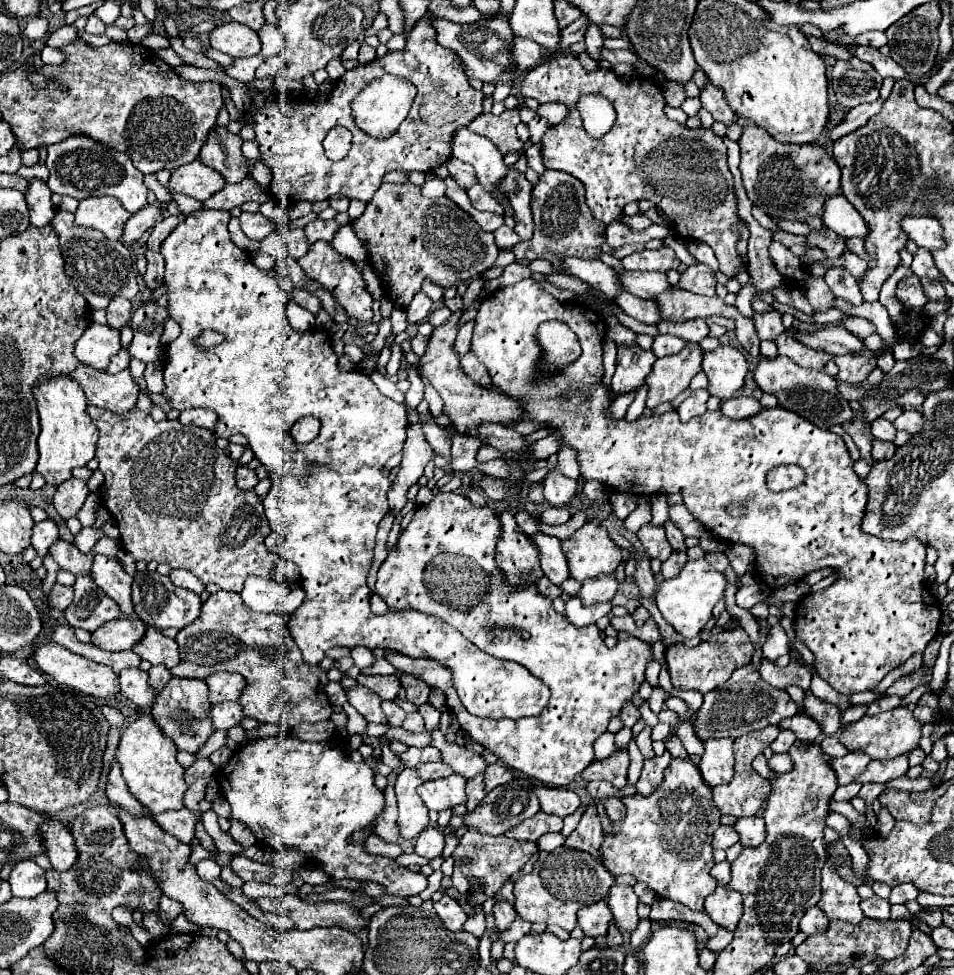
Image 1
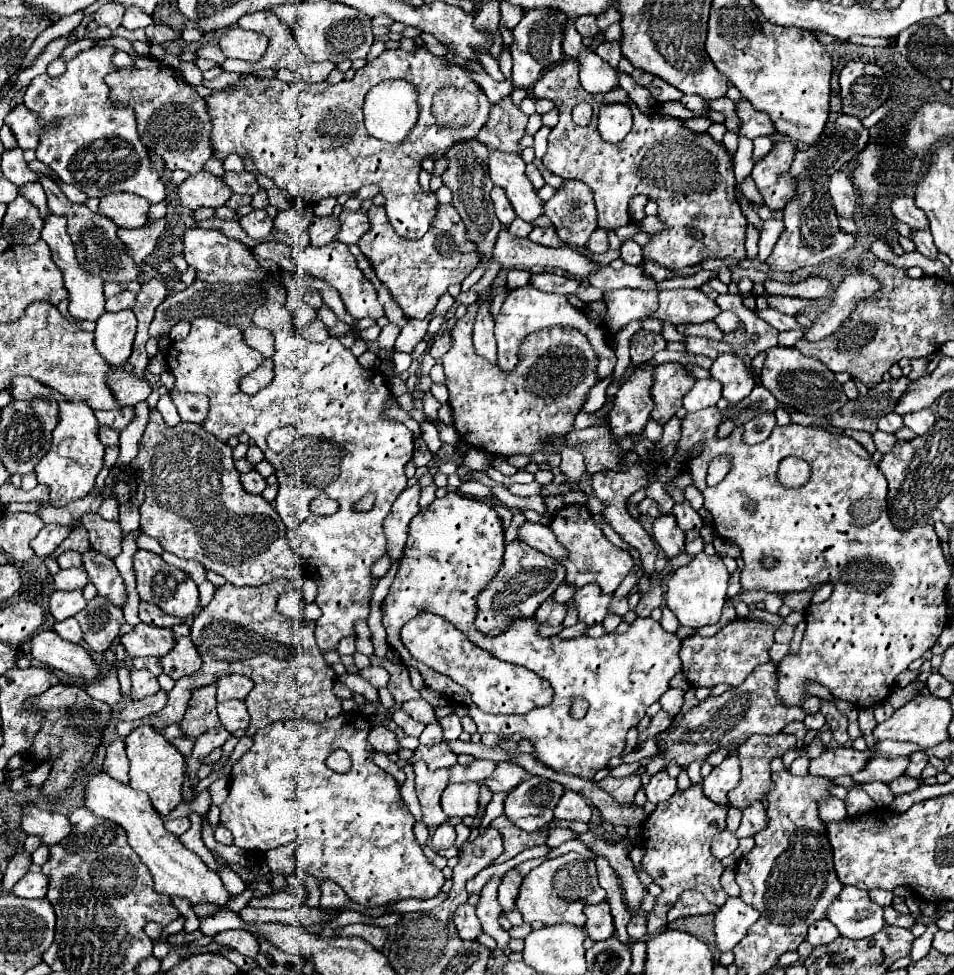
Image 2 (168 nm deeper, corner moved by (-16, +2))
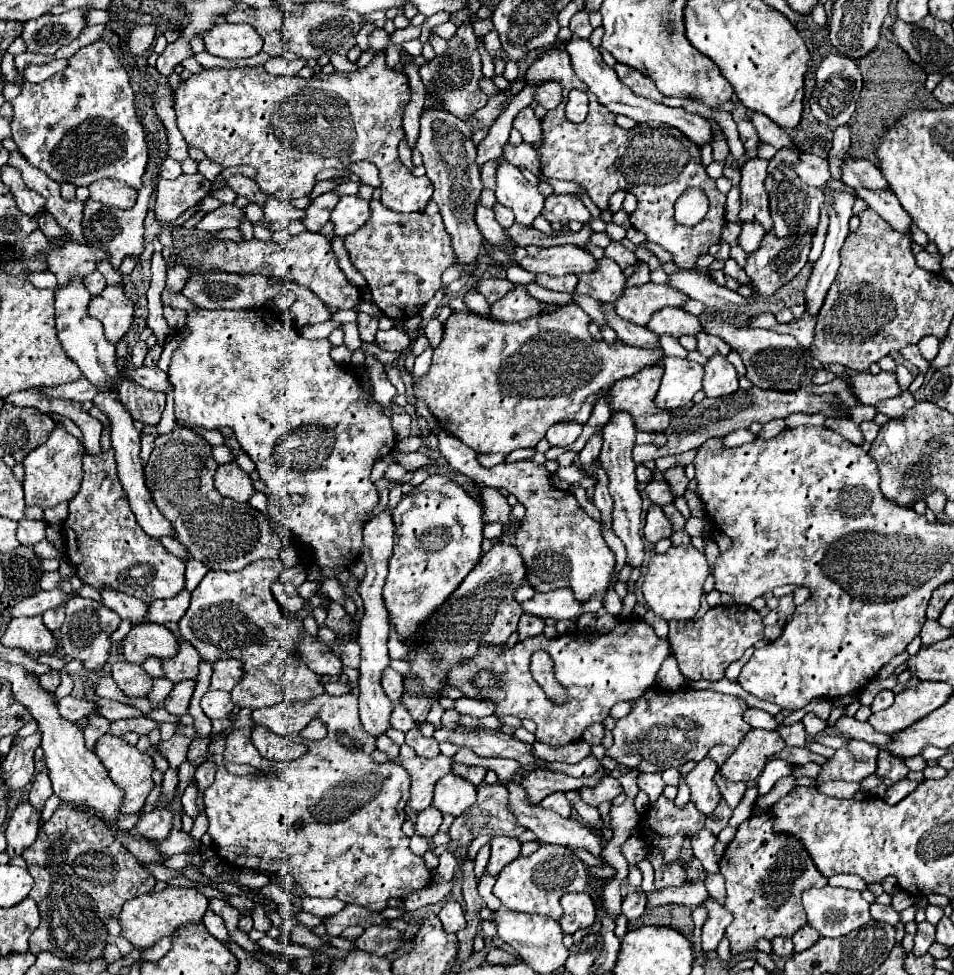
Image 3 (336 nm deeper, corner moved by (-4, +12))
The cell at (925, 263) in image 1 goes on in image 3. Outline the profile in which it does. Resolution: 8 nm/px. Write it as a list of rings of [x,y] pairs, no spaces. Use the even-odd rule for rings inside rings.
[[[858,191],[858,197],[868,203],[870,209],[874,209],[884,221],[888,221],[896,231],[910,235],[912,229],[912,217],[910,213],[900,205],[898,197],[892,191]]]

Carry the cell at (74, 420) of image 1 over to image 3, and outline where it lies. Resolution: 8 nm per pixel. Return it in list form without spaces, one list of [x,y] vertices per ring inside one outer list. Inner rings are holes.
[[[56,423],[48,441],[28,453],[22,461],[26,477],[24,477],[24,493],[26,493],[26,505],[38,505],[42,509],[54,507],[62,501],[70,501],[82,481],[82,457],[84,457],[84,445],[80,445],[80,439],[70,435],[64,425]]]

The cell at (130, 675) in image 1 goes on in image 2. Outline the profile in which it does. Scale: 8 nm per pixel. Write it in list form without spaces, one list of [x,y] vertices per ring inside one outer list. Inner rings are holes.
[[[132,669],[130,679],[132,679],[132,689],[130,689],[132,699],[142,699],[142,697],[148,697],[148,695],[154,695],[160,691],[158,679],[150,671]]]

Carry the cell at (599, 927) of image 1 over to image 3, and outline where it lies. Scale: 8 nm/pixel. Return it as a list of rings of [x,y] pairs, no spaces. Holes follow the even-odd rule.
[[[566,893],[560,903],[564,907],[564,915],[560,919],[564,933],[576,933],[578,929],[586,929],[594,923],[596,905],[588,893]]]

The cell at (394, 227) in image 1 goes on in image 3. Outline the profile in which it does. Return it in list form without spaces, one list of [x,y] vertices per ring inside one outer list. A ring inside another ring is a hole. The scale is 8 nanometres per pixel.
[[[376,199],[369,202],[370,219],[344,239],[354,267],[366,277],[372,301],[390,319],[414,317],[440,289],[440,275],[452,267],[452,245],[444,233],[442,217],[422,211],[403,214],[390,211]]]

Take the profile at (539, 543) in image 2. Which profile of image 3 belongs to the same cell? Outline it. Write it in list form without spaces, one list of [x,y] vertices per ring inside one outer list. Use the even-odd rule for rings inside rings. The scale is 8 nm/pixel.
[[[478,485],[478,489],[480,489],[480,497],[482,497],[482,507],[484,507],[484,523],[498,521],[500,525],[508,525],[512,507],[508,505],[506,497],[502,497],[498,493],[498,489],[490,489],[484,485]]]

